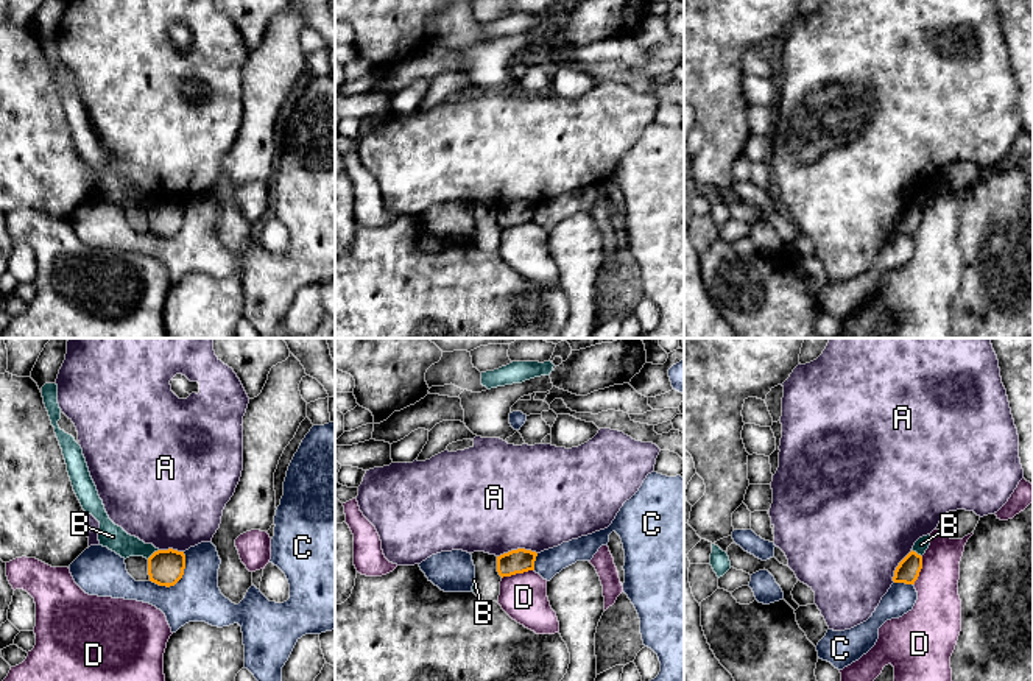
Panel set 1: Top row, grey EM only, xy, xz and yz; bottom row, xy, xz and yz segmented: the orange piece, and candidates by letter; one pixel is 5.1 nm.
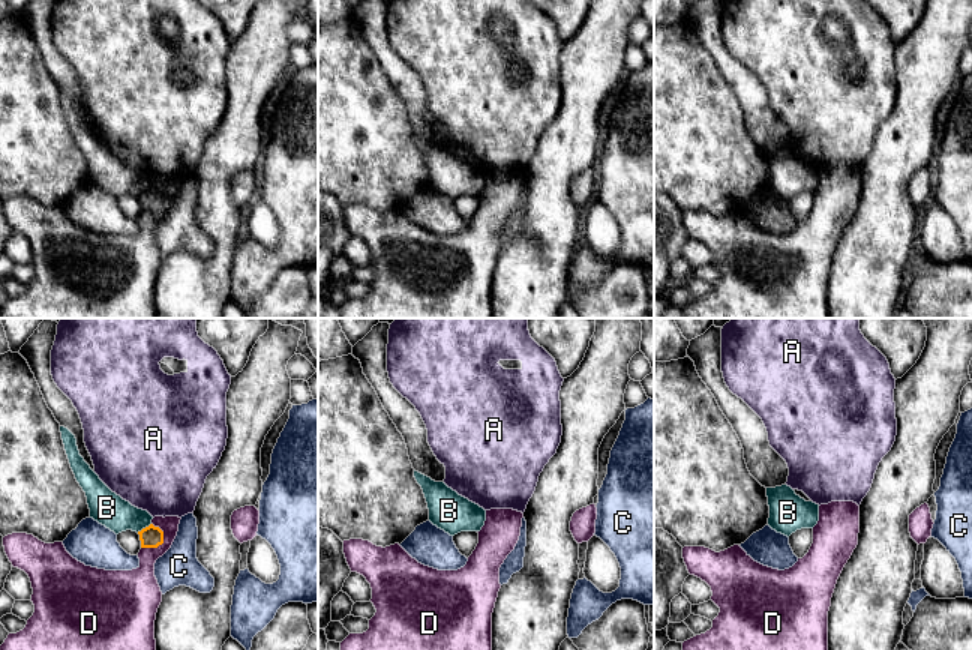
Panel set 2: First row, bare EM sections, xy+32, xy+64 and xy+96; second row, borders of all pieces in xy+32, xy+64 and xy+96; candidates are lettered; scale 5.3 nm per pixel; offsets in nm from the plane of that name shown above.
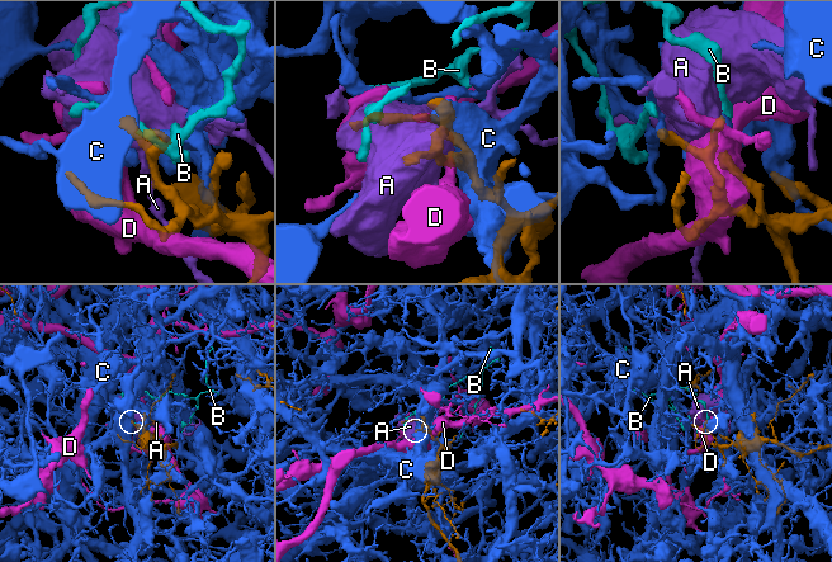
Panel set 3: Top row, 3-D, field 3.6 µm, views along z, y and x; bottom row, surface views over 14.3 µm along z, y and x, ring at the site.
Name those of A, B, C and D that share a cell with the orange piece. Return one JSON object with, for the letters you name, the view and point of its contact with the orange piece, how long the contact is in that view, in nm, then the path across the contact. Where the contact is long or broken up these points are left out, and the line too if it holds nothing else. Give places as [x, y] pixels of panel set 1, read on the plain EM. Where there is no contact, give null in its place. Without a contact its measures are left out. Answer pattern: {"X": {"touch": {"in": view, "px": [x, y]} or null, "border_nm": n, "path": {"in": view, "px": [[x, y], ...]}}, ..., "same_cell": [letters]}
{"same_cell": []}

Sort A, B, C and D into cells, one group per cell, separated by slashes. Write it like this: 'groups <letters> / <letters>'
groups A / B / C / D

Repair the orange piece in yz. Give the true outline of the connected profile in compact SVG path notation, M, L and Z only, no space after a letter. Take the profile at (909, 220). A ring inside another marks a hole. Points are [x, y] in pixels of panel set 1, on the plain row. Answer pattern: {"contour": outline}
{"contour": "M911 201L896 218L893 232L915 235L921 220L922 220L922 207Z"}

